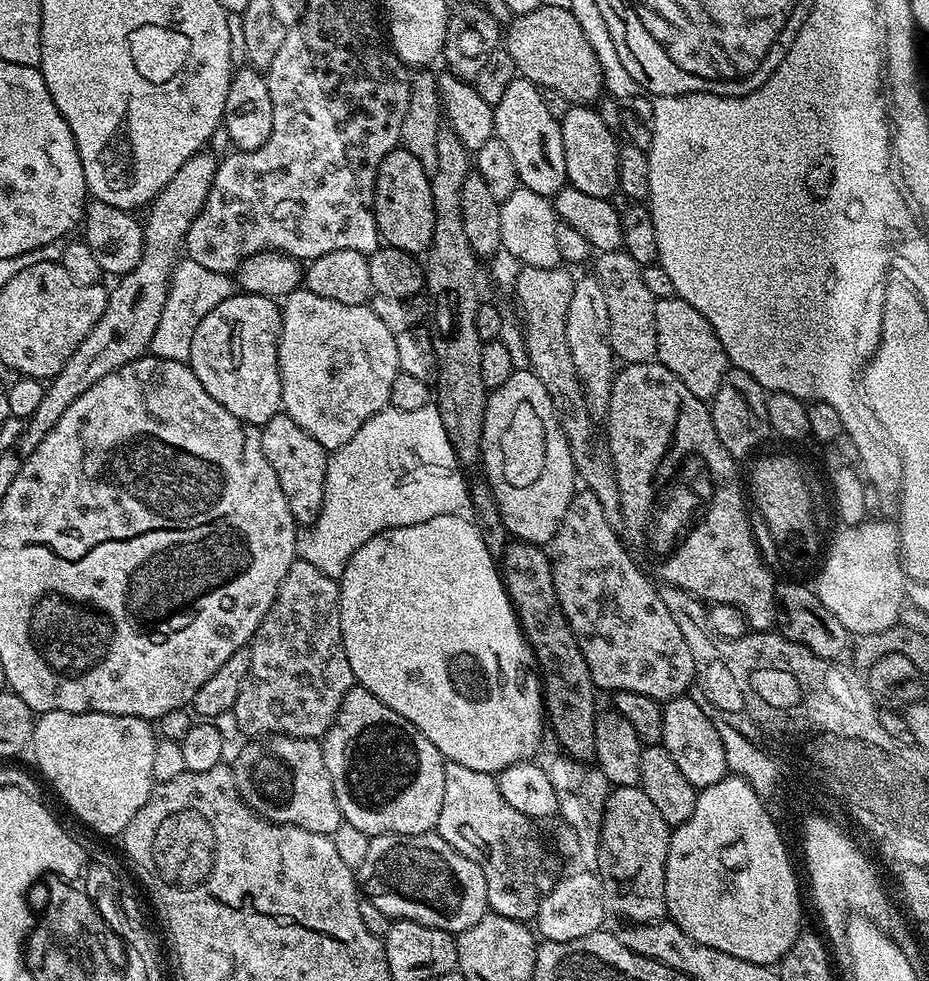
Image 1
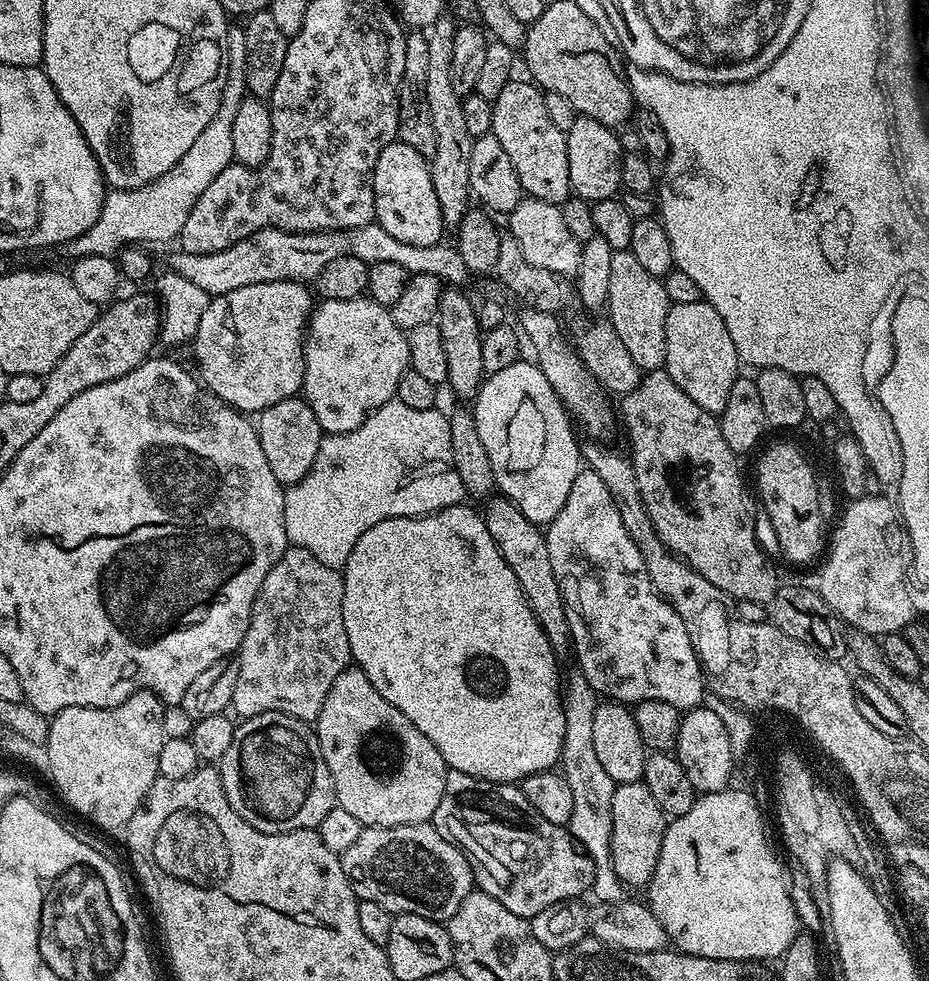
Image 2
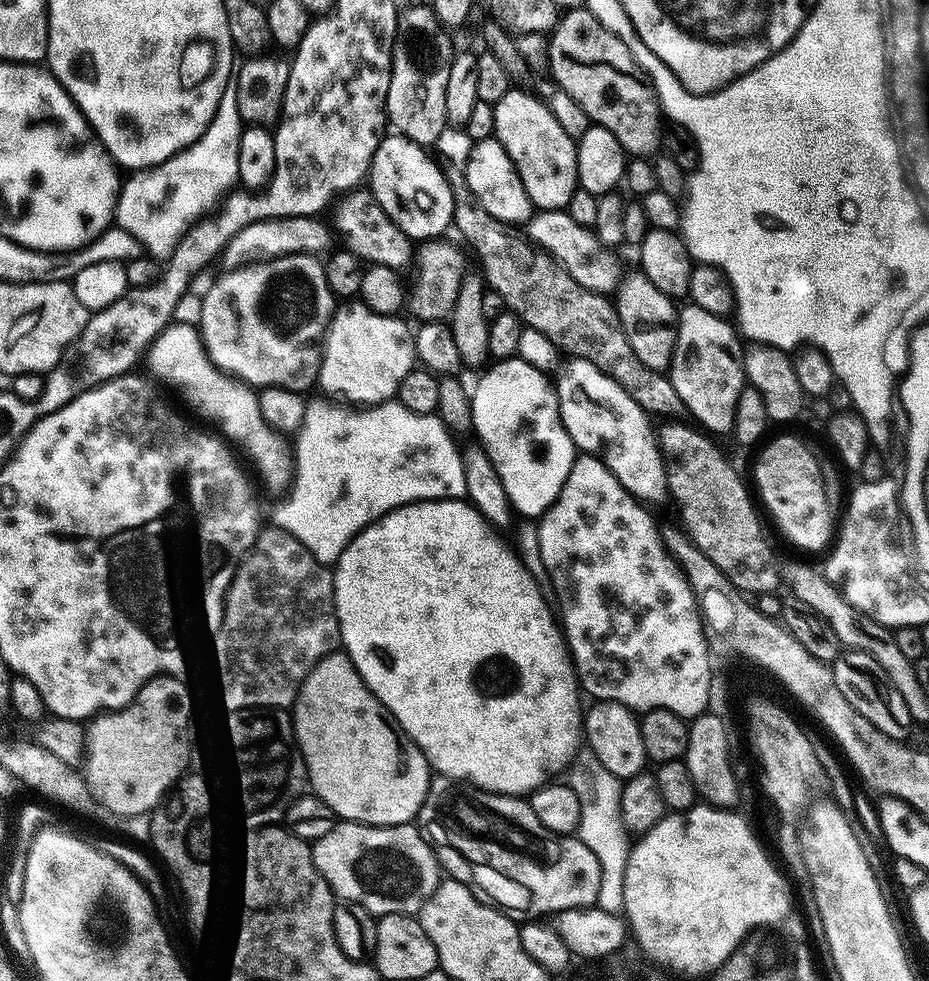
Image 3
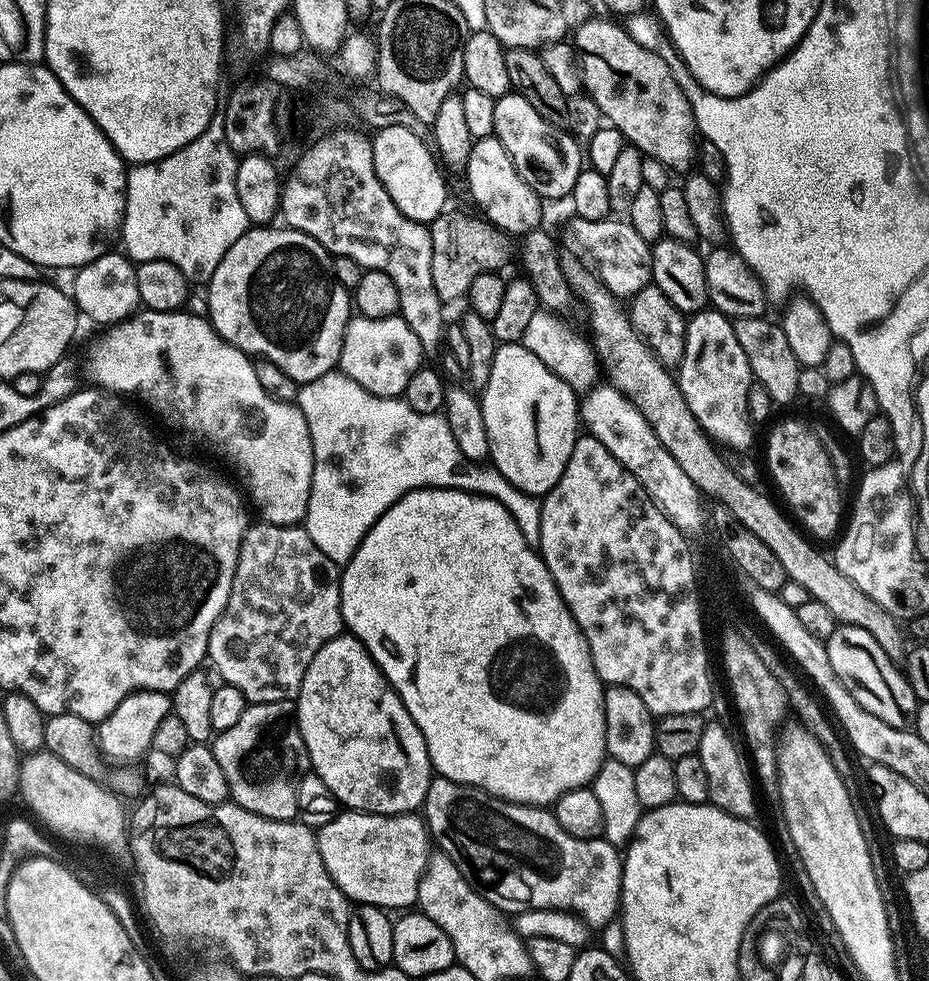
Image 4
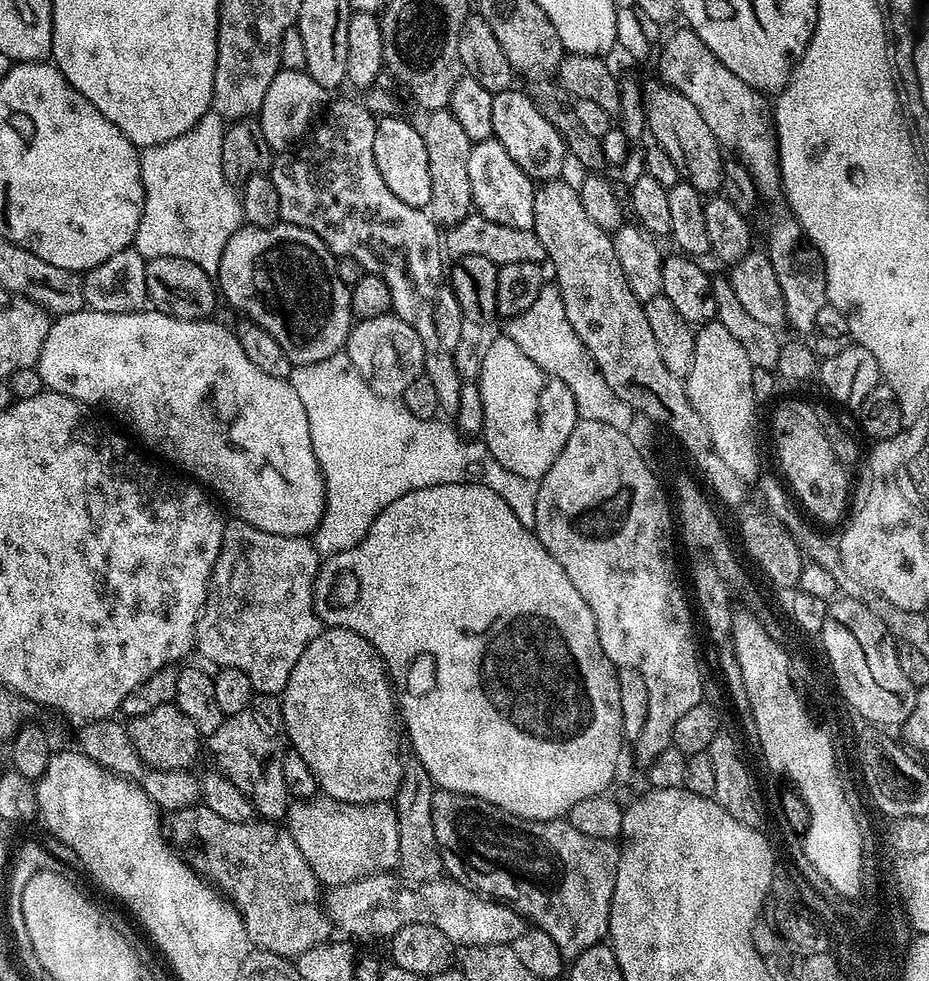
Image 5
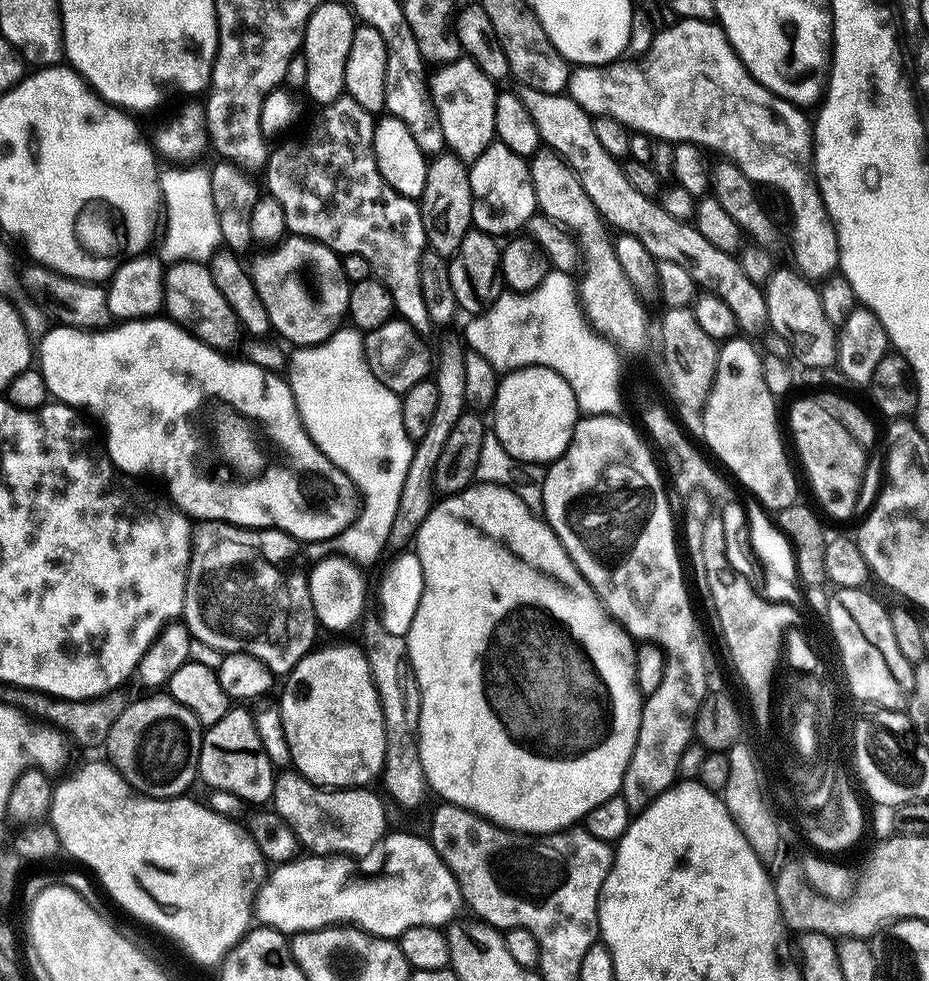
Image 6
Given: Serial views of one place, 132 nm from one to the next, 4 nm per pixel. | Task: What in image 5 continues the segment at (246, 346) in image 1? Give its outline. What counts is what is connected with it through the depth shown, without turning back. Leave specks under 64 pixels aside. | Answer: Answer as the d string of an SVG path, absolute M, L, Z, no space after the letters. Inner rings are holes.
M283 222L277 223L271 228L253 228L248 226L248 310L255 308L268 308L268 312L272 315L272 320L265 319L263 321L264 329L272 335L284 348L284 353L292 361L293 365L313 364L314 362L322 362L326 358L337 355L348 343L348 332L354 323L352 315L352 307L350 306L351 291L342 282L342 278L338 278L338 270L336 269L337 257L333 256L319 238L310 230L299 228L293 224Z

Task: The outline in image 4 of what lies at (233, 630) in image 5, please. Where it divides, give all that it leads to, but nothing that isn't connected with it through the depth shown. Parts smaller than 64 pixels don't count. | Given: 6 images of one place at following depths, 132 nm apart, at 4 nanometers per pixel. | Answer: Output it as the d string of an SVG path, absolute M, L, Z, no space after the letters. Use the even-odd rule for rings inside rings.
M249 523L238 550L238 566L234 570L234 582L230 586L230 598L208 639L207 659L212 660L219 679L230 686L238 686L249 704L295 701L300 694L302 678L318 650L335 636L345 631L340 617L338 592L319 576L335 577L338 566L310 538L303 526L290 524Z

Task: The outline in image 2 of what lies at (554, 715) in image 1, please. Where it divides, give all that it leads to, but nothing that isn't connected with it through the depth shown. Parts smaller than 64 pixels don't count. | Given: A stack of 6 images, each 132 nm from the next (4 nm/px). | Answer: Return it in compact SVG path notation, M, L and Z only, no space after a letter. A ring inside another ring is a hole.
M503 494L493 495L483 505L482 515L486 530L490 530L490 538L494 538L502 558L506 558L506 566L514 570L514 578L518 578L518 586L522 586L522 594L526 594L526 602L530 610L534 610L534 618L538 618L546 638L550 638L557 657L564 658L567 652L569 655L572 635L566 622L562 594L558 590L558 578L554 578L554 570L550 567L550 550L546 550L541 525L530 522L530 518L526 518L526 514L522 514L522 510L518 510L518 506Z

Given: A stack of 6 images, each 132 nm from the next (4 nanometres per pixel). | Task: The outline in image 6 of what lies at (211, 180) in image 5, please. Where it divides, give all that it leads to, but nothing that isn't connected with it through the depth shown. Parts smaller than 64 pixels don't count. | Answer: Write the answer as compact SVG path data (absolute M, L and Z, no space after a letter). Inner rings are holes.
M170 166L160 174L160 199L162 201L162 236L164 245L158 249L161 261L177 260L211 261L221 251L222 241L218 228L218 214L214 210L214 194L210 194L210 171L194 166Z

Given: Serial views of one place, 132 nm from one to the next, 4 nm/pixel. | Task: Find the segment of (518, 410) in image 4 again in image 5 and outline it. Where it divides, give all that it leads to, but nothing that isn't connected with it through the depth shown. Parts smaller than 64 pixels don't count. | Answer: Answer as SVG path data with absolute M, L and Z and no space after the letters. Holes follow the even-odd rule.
M506 338L483 349L482 370L478 385L482 394L482 406L484 407L484 431L482 443L488 449L488 455L495 463L500 464L506 470L518 474L527 480L540 481L554 466L554 458L566 446L566 438L574 430L577 422L576 403L566 390L566 386L558 378L547 376L537 364L530 362L513 342Z

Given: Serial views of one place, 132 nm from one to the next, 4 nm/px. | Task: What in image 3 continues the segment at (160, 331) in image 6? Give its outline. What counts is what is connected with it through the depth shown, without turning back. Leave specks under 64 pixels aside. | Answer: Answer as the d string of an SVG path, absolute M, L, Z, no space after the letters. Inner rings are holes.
M179 322L169 324L149 344L147 360L148 368L153 372L151 375L157 381L165 380L170 387L177 388L181 398L202 419L220 427L219 435L225 441L231 442L237 449L240 447L252 459L253 466L260 471L260 476L270 491L287 493L293 487L294 448L289 437L280 429L272 427L272 423L262 414L259 395L249 385L219 368L209 358L204 341L193 325L191 328L190 325Z

